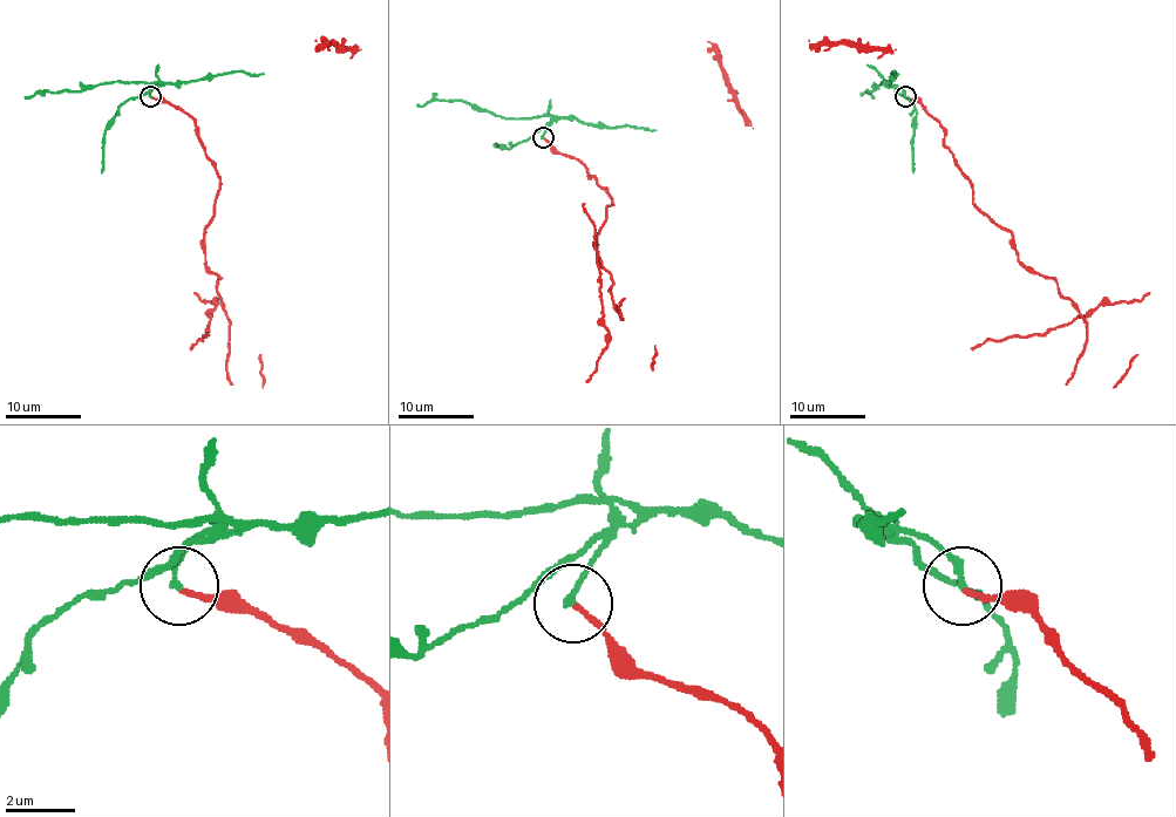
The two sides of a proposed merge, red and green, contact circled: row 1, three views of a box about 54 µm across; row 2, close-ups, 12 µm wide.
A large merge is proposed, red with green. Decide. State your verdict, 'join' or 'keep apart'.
keep apart

